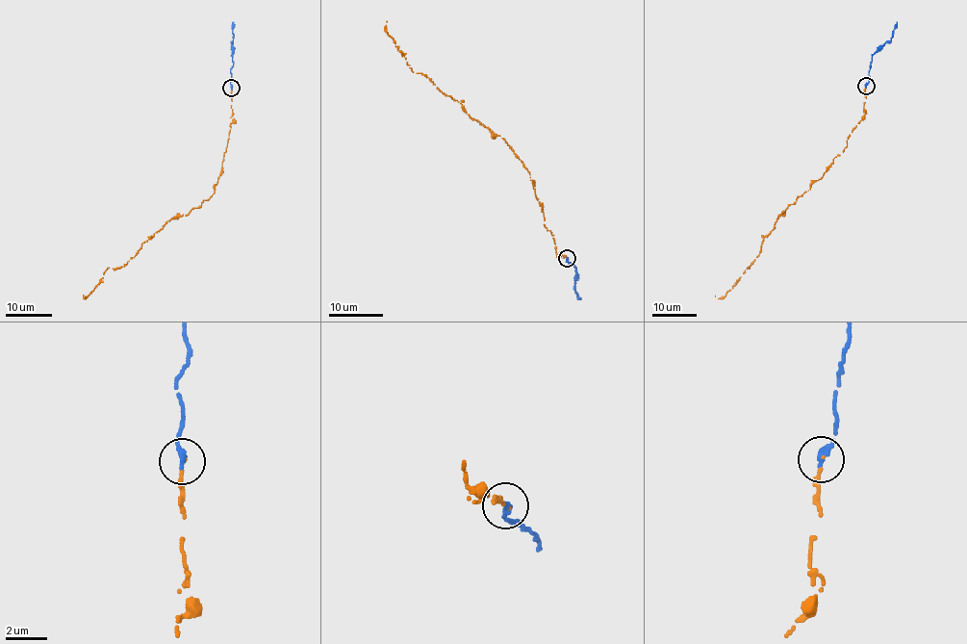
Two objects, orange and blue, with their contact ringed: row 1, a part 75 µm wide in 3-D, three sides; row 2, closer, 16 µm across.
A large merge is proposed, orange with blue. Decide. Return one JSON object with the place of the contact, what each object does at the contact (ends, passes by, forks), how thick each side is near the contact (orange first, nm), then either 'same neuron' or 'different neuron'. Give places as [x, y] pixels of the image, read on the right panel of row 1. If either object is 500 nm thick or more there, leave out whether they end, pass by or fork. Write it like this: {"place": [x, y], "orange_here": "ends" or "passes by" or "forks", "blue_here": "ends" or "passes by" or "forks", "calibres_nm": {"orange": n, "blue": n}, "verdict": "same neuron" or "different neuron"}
{"place": [866, 86], "orange_here": "ends", "blue_here": "ends", "calibres_nm": {"orange": 130, "blue": 360}, "verdict": "same neuron"}

